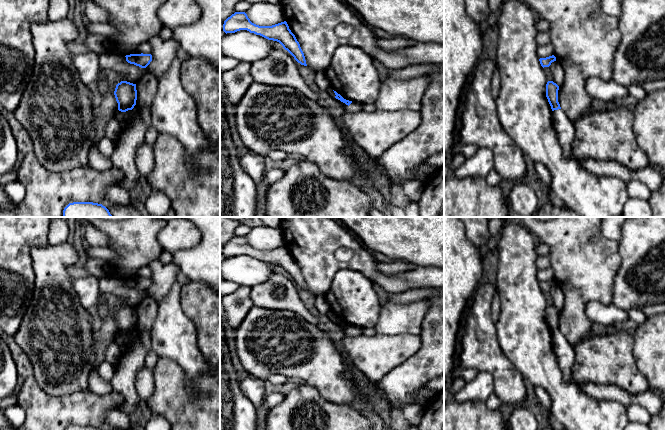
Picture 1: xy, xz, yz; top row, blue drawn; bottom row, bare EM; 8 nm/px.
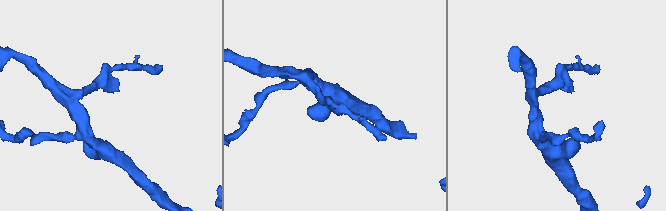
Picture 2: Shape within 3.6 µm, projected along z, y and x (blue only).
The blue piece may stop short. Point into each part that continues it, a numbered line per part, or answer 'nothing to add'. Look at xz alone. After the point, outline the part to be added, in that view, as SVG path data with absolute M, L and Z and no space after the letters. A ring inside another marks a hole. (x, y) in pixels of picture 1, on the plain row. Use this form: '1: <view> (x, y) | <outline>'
nothing to add

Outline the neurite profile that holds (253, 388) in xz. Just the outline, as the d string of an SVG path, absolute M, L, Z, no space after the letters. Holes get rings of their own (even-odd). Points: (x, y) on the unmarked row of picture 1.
M250 374L240 378L239 384L242 393L255 407L264 404L266 397L265 380L254 377Z

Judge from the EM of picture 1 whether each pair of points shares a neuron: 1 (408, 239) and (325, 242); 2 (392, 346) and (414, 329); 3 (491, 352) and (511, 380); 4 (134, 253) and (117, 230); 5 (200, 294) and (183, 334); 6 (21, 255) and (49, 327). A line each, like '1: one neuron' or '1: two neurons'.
1: two neurons
2: two neurons
3: one neuron
4: one neuron
5: two neurons
6: two neurons

